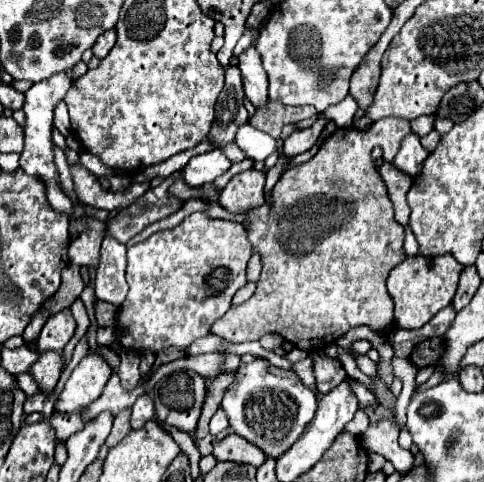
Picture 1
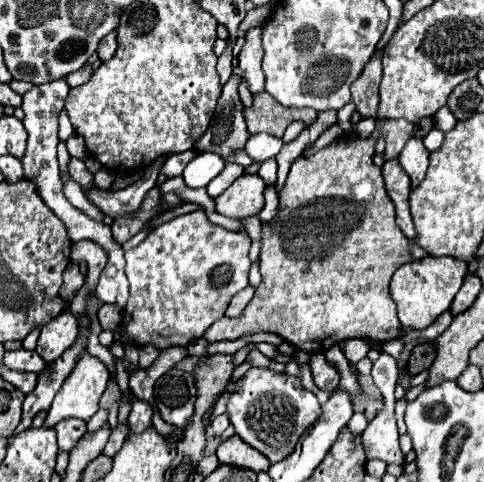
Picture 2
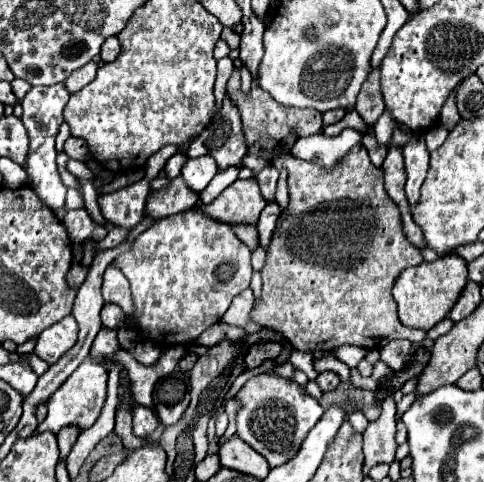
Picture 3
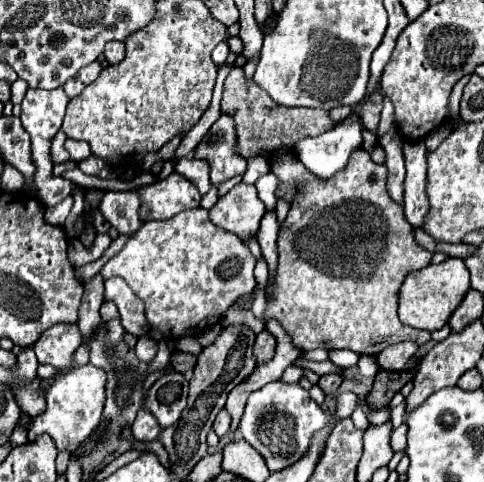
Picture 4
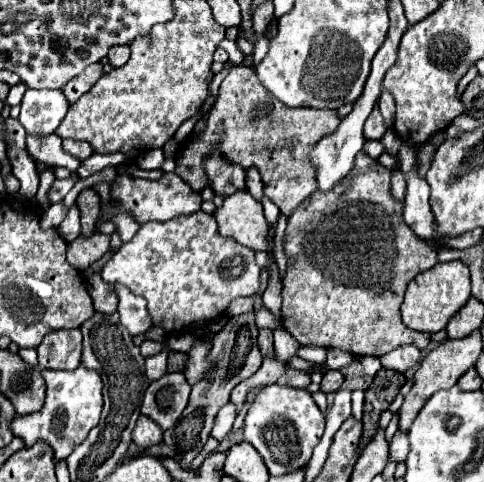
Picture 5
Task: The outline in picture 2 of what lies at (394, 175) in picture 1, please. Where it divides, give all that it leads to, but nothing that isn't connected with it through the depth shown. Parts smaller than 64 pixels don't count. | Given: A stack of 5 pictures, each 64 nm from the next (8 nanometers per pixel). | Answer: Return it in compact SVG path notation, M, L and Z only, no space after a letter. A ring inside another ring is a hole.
M386 160L386 164L382 166L382 174L384 174L384 182L386 182L386 190L388 196L392 198L394 206L396 206L396 224L400 226L400 230L406 234L406 238L414 238L414 224L410 218L410 178L400 164L394 160Z

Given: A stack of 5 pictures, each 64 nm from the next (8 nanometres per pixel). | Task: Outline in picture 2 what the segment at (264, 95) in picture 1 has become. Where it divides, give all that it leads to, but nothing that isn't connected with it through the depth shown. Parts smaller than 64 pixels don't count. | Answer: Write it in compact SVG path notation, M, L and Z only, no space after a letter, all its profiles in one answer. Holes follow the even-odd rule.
M250 28L246 32L246 44L238 54L238 68L248 84L252 96L264 92L264 72L262 72L262 48L260 48L260 28Z

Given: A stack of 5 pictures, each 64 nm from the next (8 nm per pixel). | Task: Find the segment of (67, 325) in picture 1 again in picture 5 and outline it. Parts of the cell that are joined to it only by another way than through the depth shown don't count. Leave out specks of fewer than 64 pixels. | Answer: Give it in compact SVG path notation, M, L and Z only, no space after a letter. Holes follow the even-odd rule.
M52 330L44 336L38 350L40 368L52 370L74 370L80 366L82 356L82 332L72 330Z

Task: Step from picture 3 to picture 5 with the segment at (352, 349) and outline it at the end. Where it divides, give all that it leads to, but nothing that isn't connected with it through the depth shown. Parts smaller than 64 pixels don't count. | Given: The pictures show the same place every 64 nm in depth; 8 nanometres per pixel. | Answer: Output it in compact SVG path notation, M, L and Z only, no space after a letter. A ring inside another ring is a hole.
M332 348L332 350L328 352L328 358L326 358L324 366L330 368L330 370L340 370L340 368L352 364L352 362L354 362L354 356L352 356L350 352L342 352L342 350L338 350L338 348Z

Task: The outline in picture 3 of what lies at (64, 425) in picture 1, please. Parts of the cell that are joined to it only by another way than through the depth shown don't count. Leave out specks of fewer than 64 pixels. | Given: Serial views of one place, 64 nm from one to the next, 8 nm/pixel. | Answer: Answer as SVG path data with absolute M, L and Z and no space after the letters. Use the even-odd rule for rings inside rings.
M64 426L64 428L56 434L56 436L58 436L58 446L60 446L60 456L62 456L62 458L66 458L66 456L70 454L70 450L72 450L78 434L80 434L80 428L78 428L78 426Z

